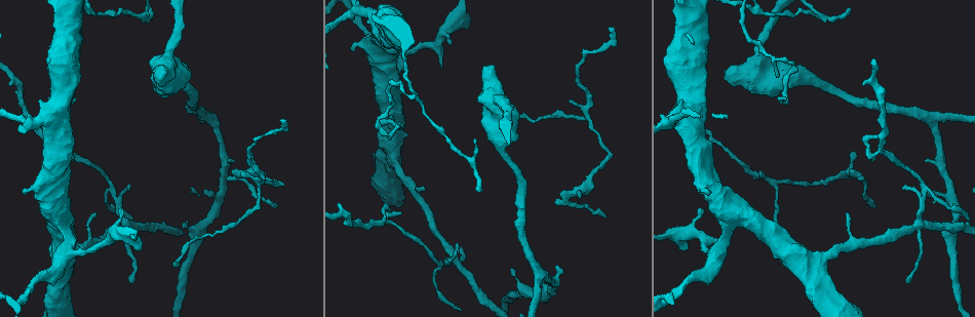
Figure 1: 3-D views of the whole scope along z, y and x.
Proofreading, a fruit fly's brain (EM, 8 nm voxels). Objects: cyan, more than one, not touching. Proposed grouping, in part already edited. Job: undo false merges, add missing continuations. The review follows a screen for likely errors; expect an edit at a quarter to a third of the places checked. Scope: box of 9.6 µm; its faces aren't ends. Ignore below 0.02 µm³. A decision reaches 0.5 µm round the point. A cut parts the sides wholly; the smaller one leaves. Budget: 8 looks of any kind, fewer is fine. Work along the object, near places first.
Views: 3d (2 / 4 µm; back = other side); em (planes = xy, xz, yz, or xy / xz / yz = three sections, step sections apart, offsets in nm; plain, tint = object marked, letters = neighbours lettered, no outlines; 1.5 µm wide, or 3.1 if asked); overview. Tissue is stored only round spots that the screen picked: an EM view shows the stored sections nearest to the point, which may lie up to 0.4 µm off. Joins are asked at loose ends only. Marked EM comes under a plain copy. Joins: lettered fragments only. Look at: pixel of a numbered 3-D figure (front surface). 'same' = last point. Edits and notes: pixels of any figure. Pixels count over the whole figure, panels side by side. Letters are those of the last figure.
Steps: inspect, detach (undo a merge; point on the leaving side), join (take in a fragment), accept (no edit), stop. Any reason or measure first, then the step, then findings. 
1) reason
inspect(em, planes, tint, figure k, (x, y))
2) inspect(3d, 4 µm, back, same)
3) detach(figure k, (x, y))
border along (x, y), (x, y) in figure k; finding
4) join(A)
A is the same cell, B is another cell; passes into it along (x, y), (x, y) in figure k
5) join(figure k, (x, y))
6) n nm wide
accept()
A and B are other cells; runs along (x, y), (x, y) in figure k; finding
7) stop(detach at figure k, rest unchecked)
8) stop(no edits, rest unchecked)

inspect(3d, 4 µm, figure 1, (354, 51))

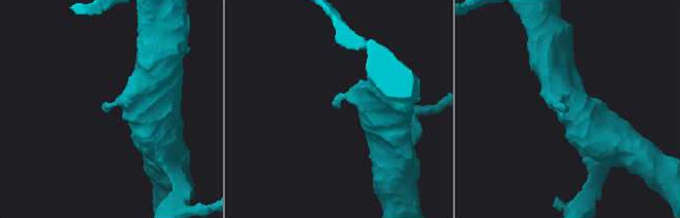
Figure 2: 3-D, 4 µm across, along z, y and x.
shape alone is not enough
inspect(em, xy, step 4, letters, figure 2, (566, 110))

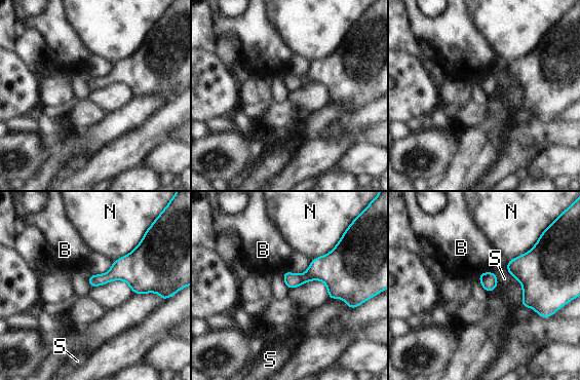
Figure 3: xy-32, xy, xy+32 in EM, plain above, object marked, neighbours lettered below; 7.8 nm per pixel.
accept()
B, N and S are other cells; border along (495, 273), (497, 286), (493, 290) in figure 3; no lettered fragment goes on from it

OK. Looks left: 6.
sudden change in width
inspect(em, planes, letters, figure 1, (817, 260))

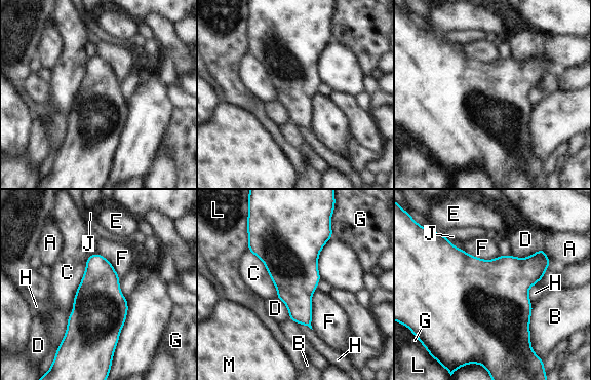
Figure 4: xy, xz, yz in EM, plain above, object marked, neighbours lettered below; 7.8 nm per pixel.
accept()
A, B, C, D, E, F, G, H, J, L and M are other cells; border along (317, 290), (311, 297), (313, 329) in figure 4; all the same neuron

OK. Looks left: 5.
three arms meet
inspect(em, yz, step 4, letters, figure 1, (778, 183))

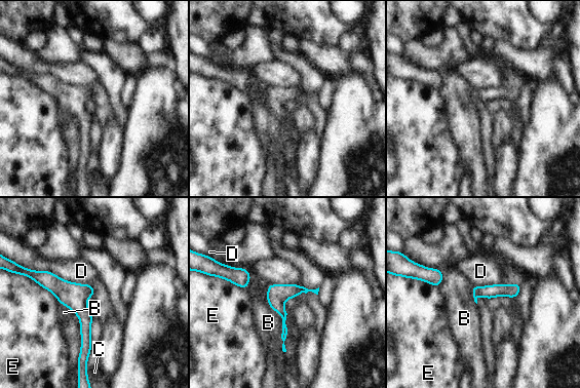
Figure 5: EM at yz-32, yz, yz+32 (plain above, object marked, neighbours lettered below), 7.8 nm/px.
accept()
B, C, D and E are other cells; border along (25, 267), (90, 284) in figure 5; continuous, no second neuron

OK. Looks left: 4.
stop(no edits, rest unchecked)

